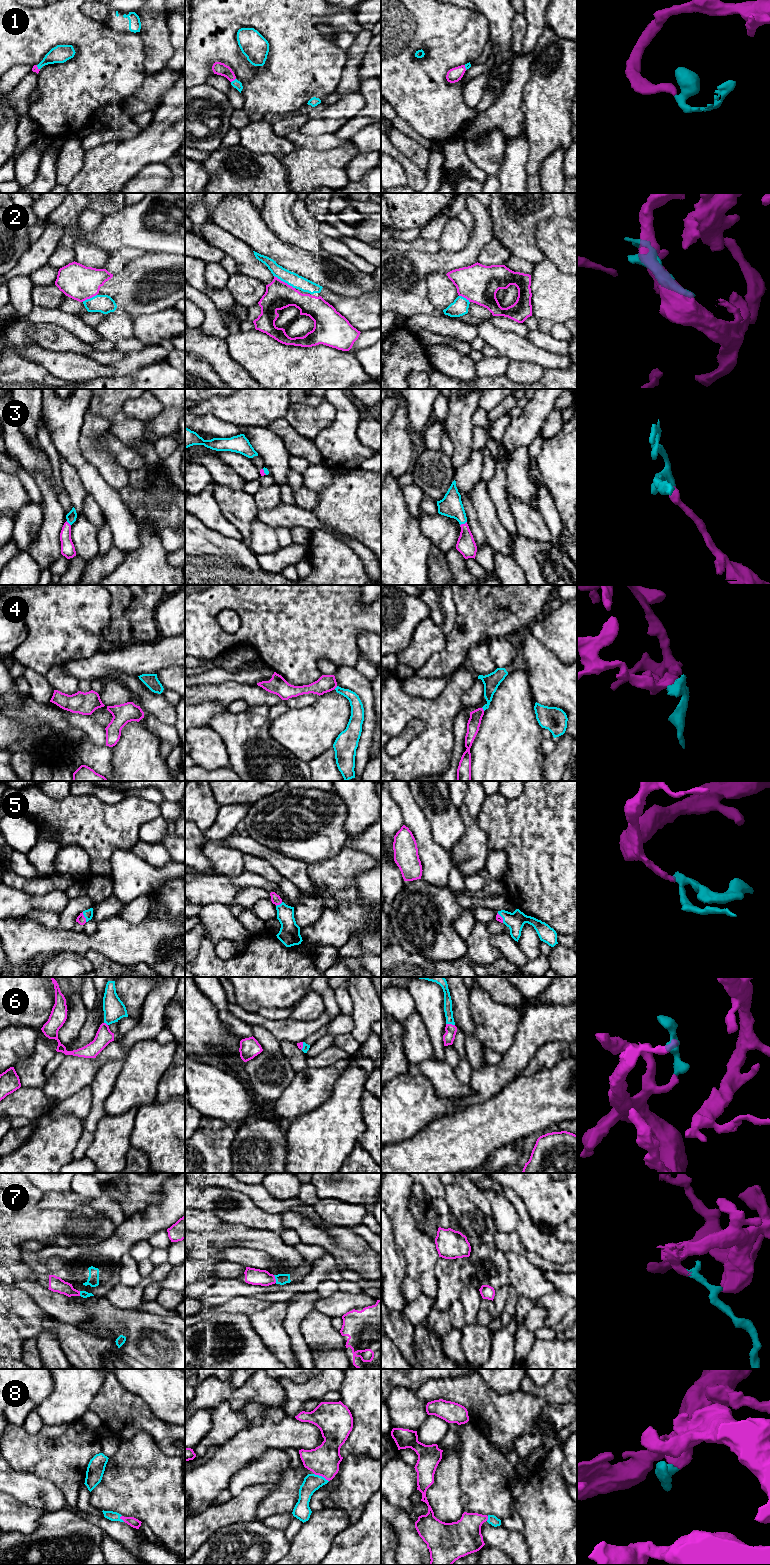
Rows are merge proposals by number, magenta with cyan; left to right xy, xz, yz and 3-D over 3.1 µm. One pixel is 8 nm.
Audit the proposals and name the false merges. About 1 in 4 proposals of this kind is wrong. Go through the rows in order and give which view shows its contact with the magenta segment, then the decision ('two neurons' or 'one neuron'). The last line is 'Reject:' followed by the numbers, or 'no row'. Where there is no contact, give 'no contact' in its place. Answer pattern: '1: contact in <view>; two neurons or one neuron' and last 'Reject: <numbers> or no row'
1: contact in xz; one neuron
2: contact in xz; one neuron
3: contact in yz; one neuron
4: contact in yz; two neurons
5: contact in xy; one neuron
6: contact in yz; one neuron
7: contact in xz; one neuron
8: contact in xz; one neuron
Reject: 4

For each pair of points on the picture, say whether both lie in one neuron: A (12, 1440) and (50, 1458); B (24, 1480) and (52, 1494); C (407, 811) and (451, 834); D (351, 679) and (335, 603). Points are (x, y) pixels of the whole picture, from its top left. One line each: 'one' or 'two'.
A: one
B: one
C: two
D: two

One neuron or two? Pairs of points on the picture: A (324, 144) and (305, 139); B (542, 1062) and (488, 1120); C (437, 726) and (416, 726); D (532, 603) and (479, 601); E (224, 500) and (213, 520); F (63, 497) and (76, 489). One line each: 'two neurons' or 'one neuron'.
A: one neuron
B: two neurons
C: two neurons
D: one neuron
E: two neurons
F: two neurons

